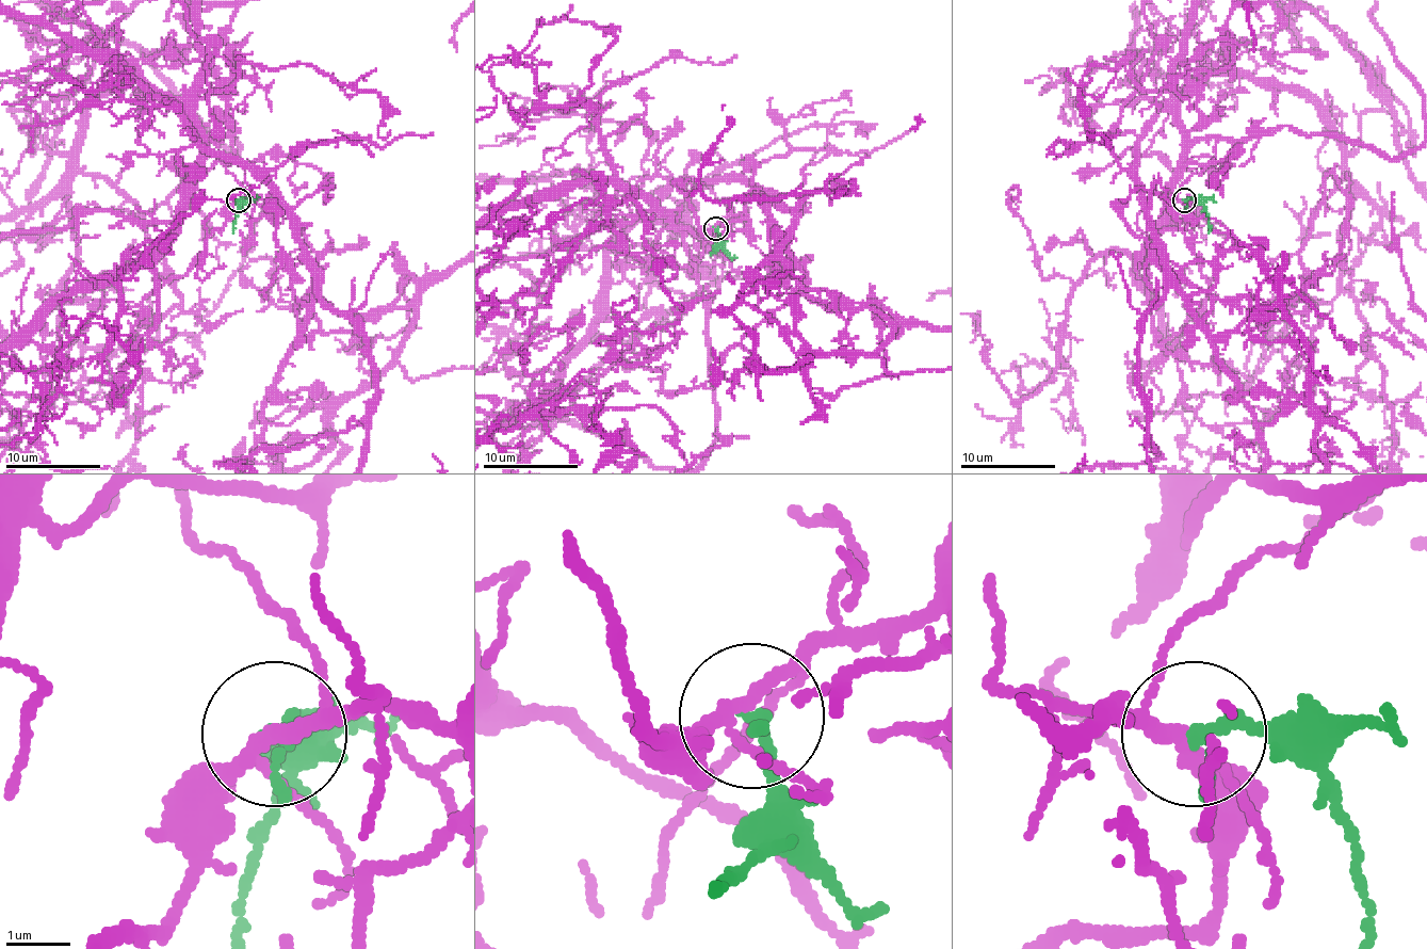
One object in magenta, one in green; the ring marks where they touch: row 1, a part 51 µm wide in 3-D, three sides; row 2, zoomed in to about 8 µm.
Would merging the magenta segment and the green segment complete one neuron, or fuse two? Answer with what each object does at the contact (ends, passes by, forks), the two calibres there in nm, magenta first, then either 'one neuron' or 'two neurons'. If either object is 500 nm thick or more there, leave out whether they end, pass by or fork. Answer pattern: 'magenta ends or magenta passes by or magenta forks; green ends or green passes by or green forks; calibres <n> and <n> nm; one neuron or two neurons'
magenta forks; green ends; calibres 180 and 220 nm; one neuron

